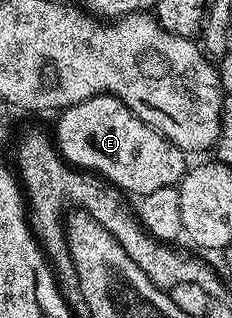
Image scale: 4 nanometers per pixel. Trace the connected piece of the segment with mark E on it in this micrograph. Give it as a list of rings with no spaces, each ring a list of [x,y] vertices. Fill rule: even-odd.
[[[97,95],[89,97],[88,100],[81,101],[80,104],[75,104],[72,107],[63,109],[58,117],[60,117],[59,124],[56,125],[55,131],[53,130],[53,138],[58,146],[60,155],[62,155],[71,166],[98,175],[100,179],[112,183],[113,186],[119,188],[120,191],[126,193],[128,196],[138,197],[145,193],[153,193],[157,189],[176,186],[183,180],[184,175],[186,175],[189,170],[189,162],[187,163],[188,156],[182,149],[169,142],[160,131],[155,131],[148,123],[141,121],[141,117],[137,117],[132,113],[116,95]]]

